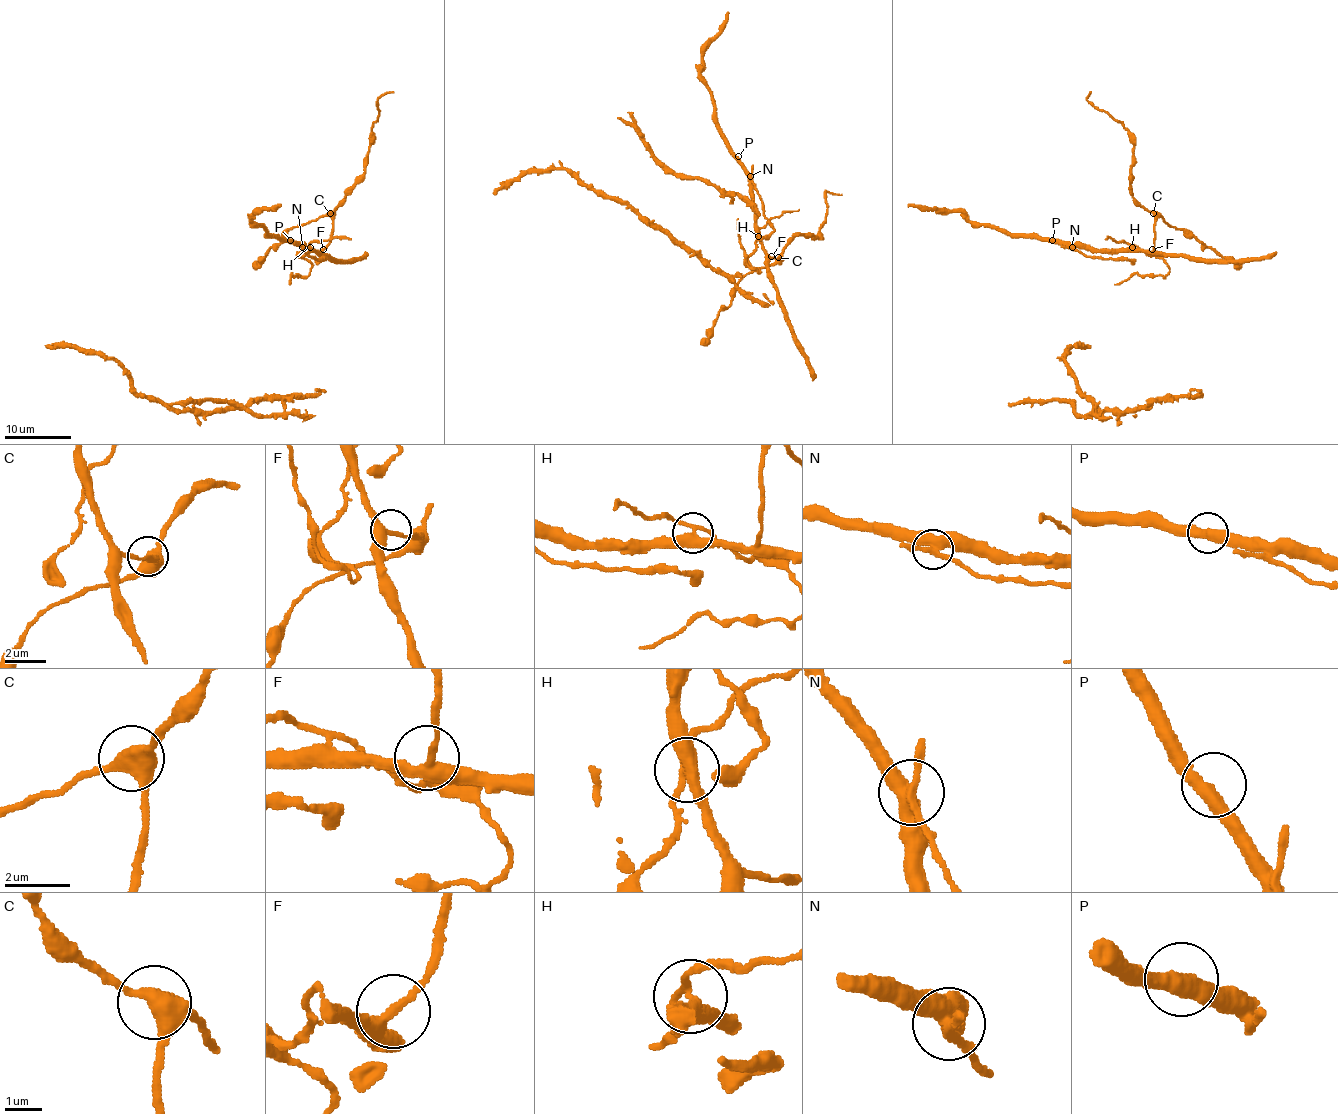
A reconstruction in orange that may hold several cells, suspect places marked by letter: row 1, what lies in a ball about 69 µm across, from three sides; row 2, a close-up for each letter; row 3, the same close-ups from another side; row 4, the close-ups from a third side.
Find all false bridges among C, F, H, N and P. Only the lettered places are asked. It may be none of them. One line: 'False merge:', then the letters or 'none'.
False merge: H, N

